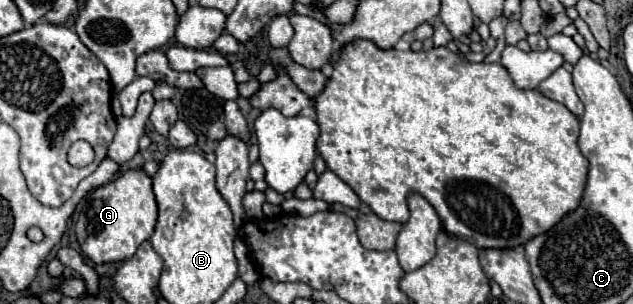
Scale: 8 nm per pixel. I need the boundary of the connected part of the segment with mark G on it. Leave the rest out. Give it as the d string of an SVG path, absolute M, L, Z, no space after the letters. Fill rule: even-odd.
M128 169L114 181L94 189L84 199L84 207L76 221L76 235L82 251L94 263L112 263L128 259L150 239L158 219L158 205L152 193L152 177L144 169Z

